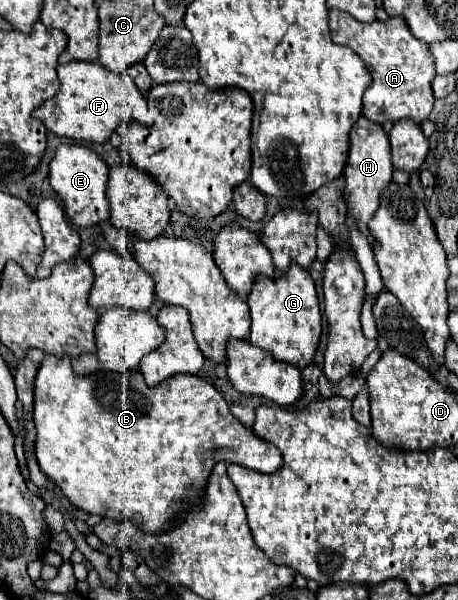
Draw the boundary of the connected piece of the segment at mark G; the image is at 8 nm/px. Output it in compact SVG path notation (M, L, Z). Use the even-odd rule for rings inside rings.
M294 264L292 276L280 276L280 278L258 276L246 300L252 316L252 328L248 340L254 346L270 352L276 360L290 362L298 368L308 366L310 360L314 358L322 334L322 316L318 308L316 286L310 272Z

